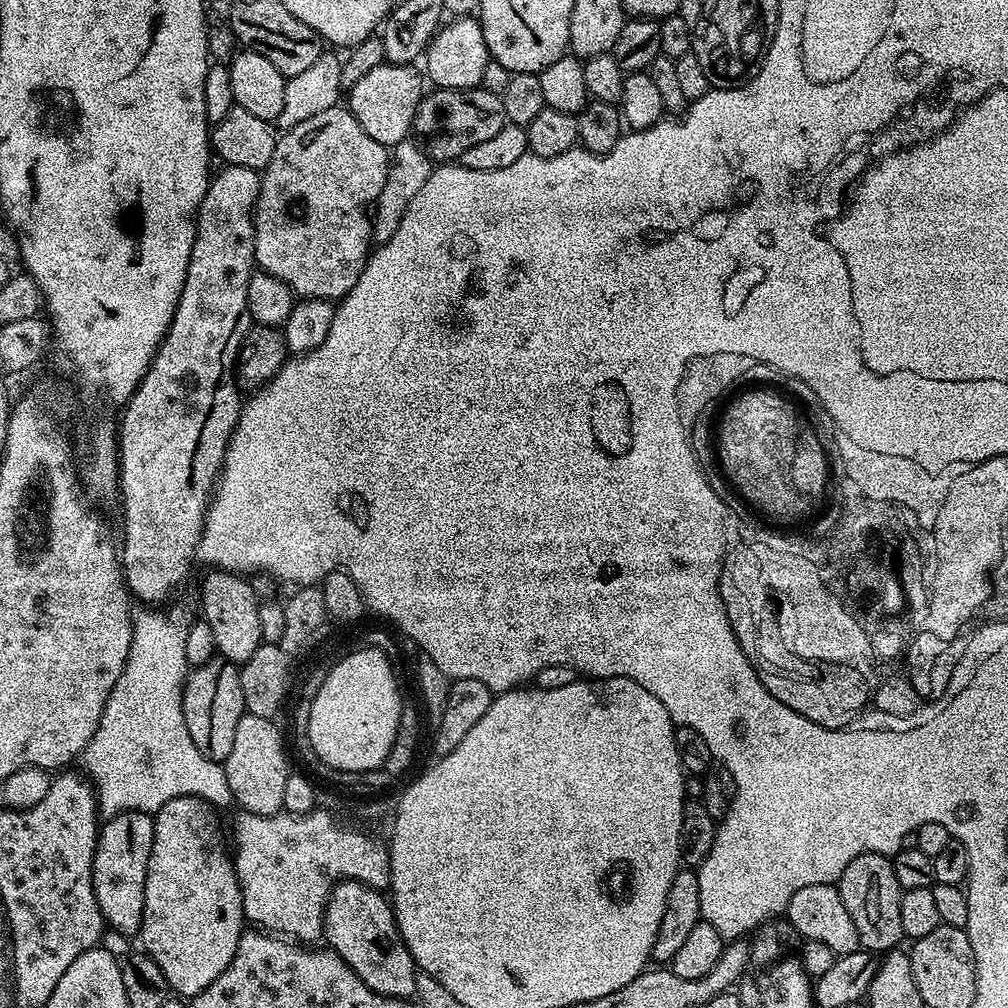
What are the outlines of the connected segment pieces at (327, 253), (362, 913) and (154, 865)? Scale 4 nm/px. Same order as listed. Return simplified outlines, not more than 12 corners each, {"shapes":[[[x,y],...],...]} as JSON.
{"shapes":[[[344,106],[262,169],[259,271],[343,300],[373,247],[389,149]],[[334,885],[323,939],[370,990],[415,997],[389,897]],[[213,805],[154,814],[138,940],[191,998],[246,931]]]}

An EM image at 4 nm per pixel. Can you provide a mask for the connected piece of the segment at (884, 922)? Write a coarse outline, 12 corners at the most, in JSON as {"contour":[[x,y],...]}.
{"contour":[[858,854],[838,887],[861,949],[905,939],[889,857]]}

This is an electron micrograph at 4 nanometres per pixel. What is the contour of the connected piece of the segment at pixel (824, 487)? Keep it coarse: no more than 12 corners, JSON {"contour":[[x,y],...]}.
{"contour":[[784,396],[724,408],[728,480],[781,525],[830,488],[816,432]]}

